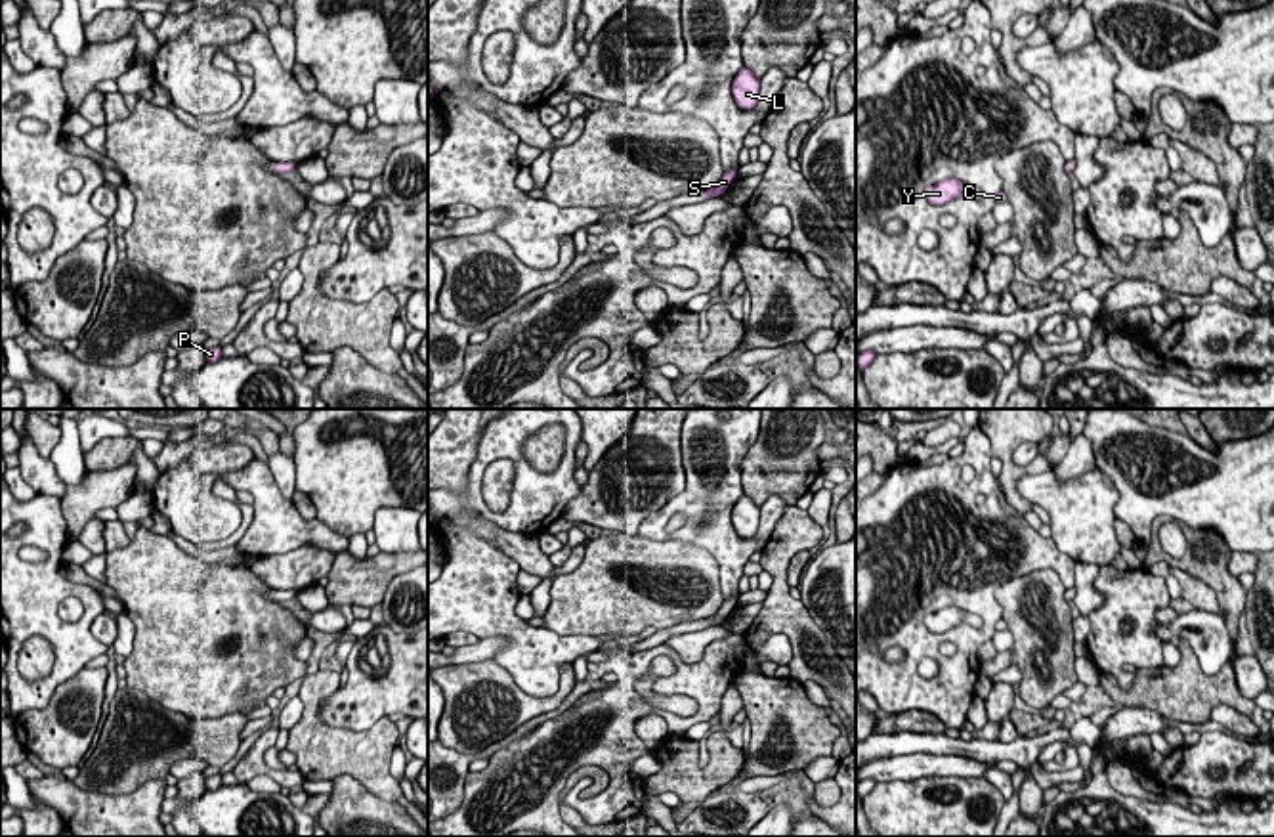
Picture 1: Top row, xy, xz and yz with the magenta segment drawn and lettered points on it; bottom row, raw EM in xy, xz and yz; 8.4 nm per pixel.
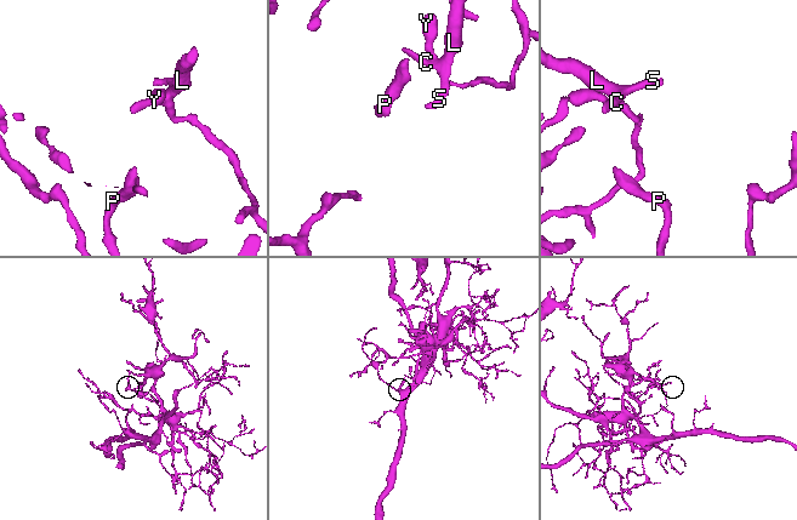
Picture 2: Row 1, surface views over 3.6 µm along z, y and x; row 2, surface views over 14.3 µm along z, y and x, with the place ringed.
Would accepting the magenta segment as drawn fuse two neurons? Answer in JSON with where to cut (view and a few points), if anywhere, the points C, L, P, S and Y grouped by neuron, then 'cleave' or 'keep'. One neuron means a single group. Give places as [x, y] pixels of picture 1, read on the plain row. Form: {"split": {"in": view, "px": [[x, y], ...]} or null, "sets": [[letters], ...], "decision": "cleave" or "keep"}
{"split": null, "sets": [["C", "L", "P", "S", "Y"]], "decision": "keep"}

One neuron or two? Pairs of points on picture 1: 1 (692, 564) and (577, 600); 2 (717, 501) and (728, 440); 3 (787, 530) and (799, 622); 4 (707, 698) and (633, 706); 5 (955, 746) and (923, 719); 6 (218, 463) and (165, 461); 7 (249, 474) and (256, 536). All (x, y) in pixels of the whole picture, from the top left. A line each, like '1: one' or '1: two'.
1: one
2: one
3: one
4: one
5: two
6: two
7: one

